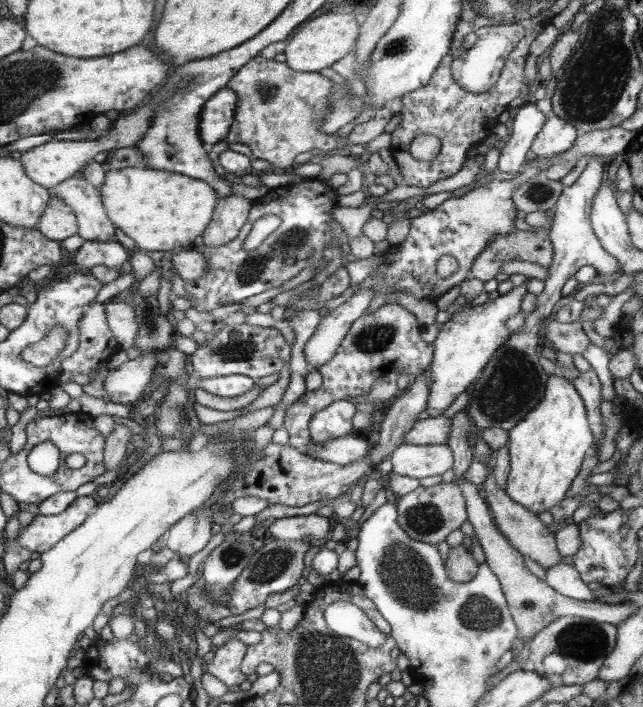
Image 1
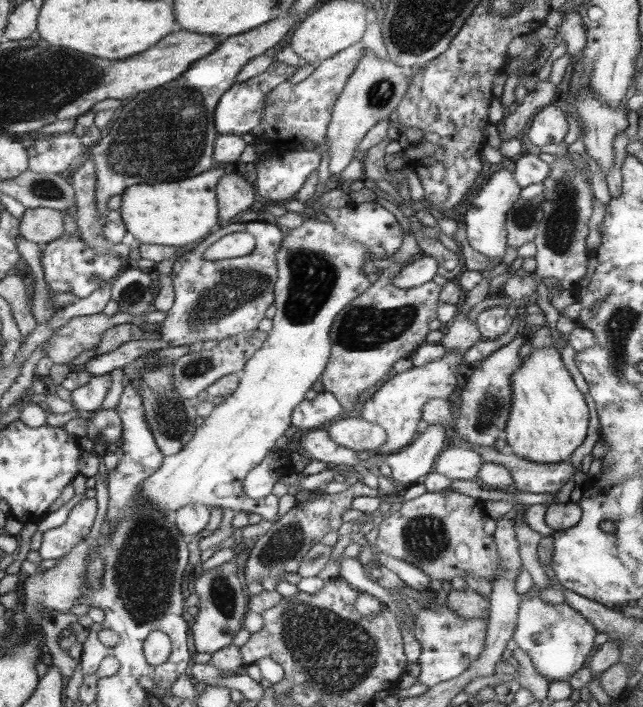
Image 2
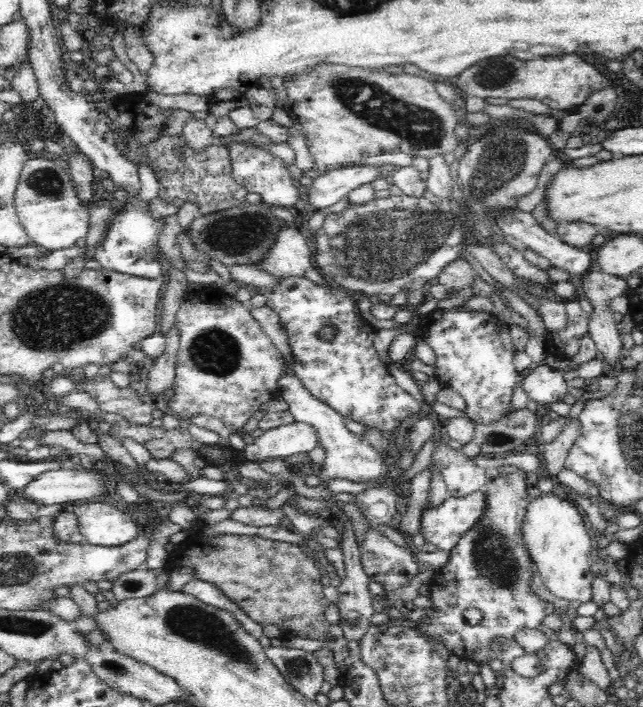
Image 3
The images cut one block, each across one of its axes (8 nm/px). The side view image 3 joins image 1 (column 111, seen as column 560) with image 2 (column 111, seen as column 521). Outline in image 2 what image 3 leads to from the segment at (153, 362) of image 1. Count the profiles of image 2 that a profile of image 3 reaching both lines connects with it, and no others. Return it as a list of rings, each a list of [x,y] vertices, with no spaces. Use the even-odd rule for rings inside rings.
[[[105,374],[92,376],[84,386],[71,391],[72,404],[76,412],[95,412],[101,409],[110,387],[112,387],[112,379]]]

